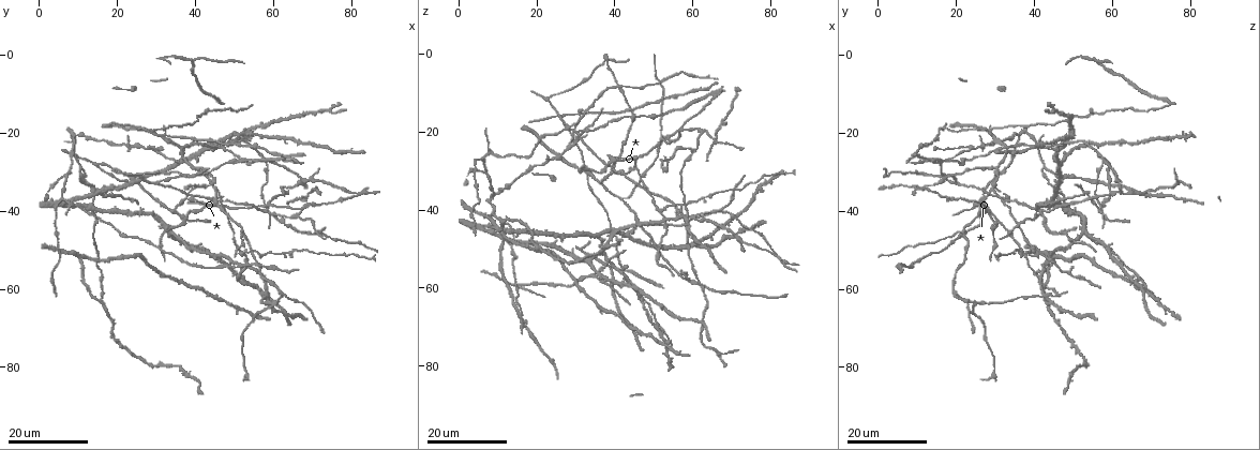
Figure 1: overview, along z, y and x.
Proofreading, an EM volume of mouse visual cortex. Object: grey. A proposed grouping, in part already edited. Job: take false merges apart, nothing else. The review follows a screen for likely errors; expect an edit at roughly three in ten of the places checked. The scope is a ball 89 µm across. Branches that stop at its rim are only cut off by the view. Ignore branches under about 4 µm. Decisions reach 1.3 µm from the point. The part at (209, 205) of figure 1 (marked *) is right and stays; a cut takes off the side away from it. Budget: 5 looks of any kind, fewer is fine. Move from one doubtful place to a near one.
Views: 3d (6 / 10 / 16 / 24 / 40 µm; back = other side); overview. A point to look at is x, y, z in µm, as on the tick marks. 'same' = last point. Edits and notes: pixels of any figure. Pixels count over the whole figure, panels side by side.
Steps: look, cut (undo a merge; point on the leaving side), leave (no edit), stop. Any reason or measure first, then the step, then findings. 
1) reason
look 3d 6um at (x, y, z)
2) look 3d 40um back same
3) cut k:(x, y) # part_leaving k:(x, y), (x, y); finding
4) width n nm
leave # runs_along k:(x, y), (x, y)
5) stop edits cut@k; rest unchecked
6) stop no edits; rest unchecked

four arms meet
look 3d 24um at (52.0, 45.5, 21.5)

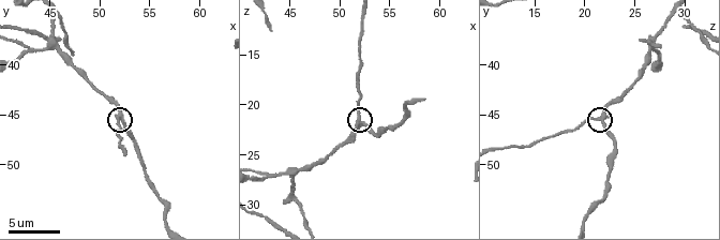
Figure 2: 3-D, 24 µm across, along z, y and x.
closer look
look 3d 10um at (52.2, 45.4, 21.4)

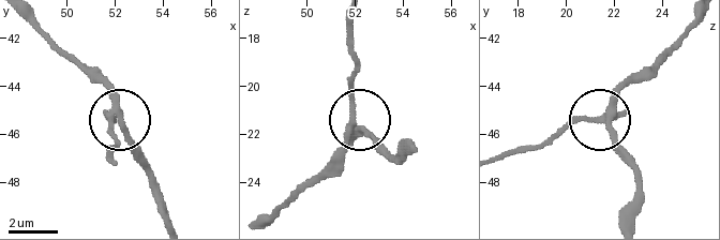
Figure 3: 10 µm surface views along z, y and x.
look 3d 6um at (52.0, 45.5, 21.6)

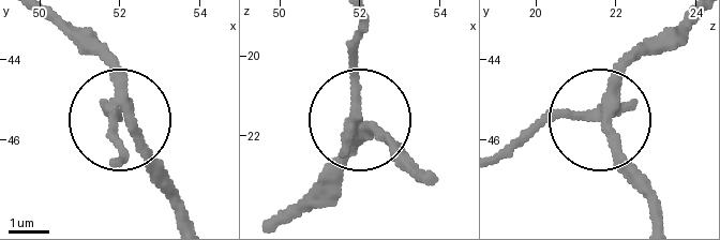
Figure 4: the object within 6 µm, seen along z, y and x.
leave # all the same neuron

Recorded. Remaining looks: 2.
a fork
look 3d 16um at (62.5, 61.5, 20.5)

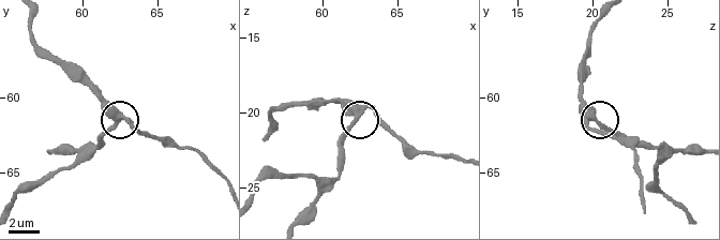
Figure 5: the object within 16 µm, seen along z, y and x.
closer look
look 3d 10um at (62.4, 61.6, 20.2)

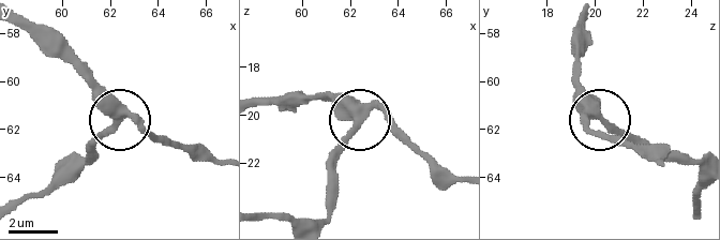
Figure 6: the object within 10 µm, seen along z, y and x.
width 310 nm
leave # runs_along 6:(259, 105), (333, 99), (364, 117), (383, 113), (399, 128); all the same neuron

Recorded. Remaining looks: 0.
stop no edits; rest unchecked

